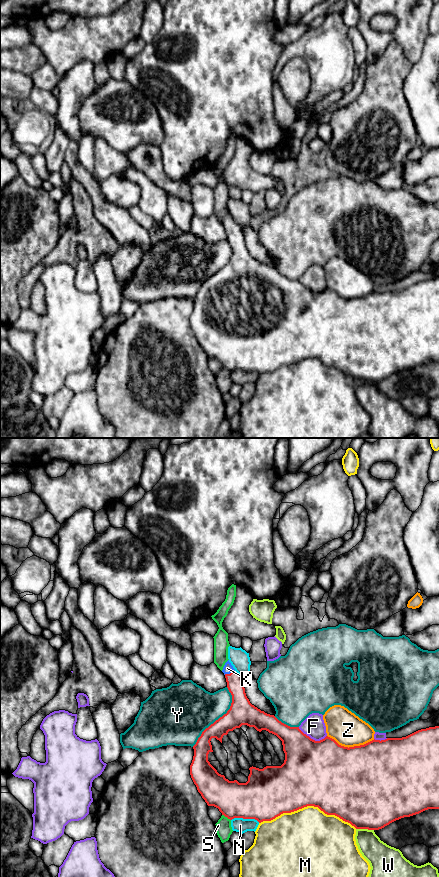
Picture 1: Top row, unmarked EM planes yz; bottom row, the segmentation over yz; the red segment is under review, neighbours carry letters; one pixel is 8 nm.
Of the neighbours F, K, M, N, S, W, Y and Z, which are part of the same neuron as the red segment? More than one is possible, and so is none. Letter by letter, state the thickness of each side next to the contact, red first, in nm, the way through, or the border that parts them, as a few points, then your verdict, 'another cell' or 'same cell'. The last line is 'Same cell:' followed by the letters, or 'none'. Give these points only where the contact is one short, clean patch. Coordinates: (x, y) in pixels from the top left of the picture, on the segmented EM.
F: calibres 480 and 180 nm; another cell
K: calibres 140 and 70 nm; way yz (240, 702), (230, 673), (227, 668); same cell
M: calibres 500 and 460 nm; another cell
N: calibres 380 and 120 nm; another cell
S: calibres 300 and 130 nm; another cell
W: calibres 500 and 200 nm; another cell
Y: calibres 200 and 400 nm; another cell
Z: calibres 500 and 260 nm; another cell
Same cell: K

